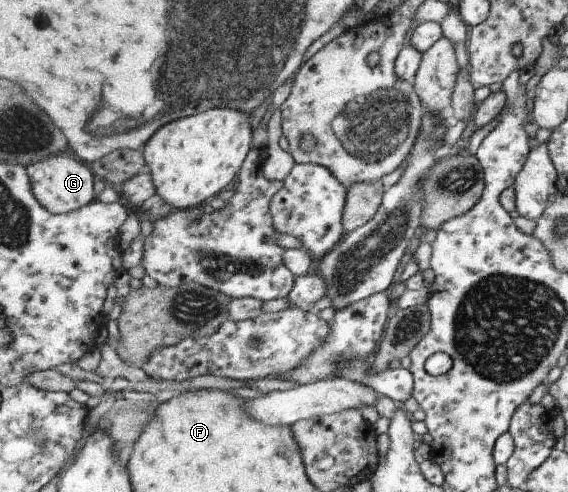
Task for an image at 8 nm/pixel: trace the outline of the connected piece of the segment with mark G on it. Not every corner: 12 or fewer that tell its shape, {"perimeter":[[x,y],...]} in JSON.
{"perimeter":[[72,152],[28,169],[39,202],[68,215],[97,199],[99,176]]}

